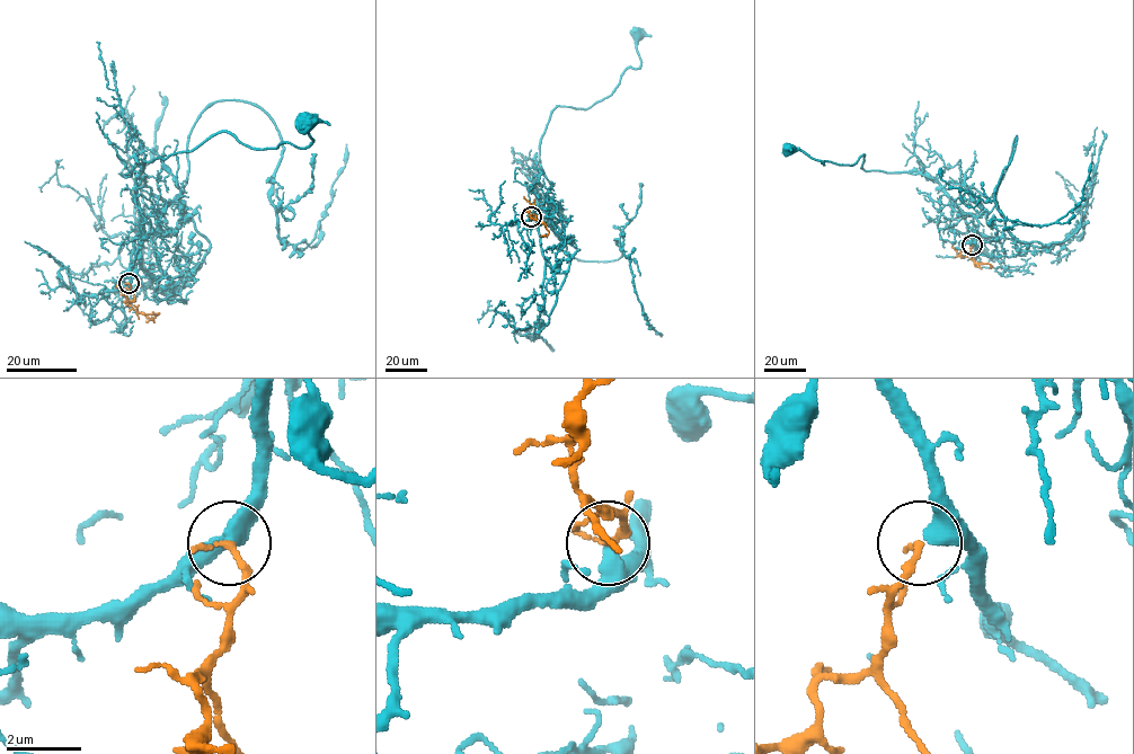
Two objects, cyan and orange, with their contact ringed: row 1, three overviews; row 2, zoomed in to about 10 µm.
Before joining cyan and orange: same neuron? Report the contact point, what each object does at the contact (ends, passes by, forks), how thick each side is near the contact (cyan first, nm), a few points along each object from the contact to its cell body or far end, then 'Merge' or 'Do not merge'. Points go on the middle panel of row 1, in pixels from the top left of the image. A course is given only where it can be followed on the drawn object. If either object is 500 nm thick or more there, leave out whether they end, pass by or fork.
Place: (531, 216). At the ring cyan passes by. At the ring orange ends. Thickness 400 nm (cyan) against 200 nm. Course of cyan: (531, 218), (550, 113), (608, 97), (627, 69), (640, 64), (637, 32). Course of orange: (531, 216), (549, 231), (541, 236). Merge

